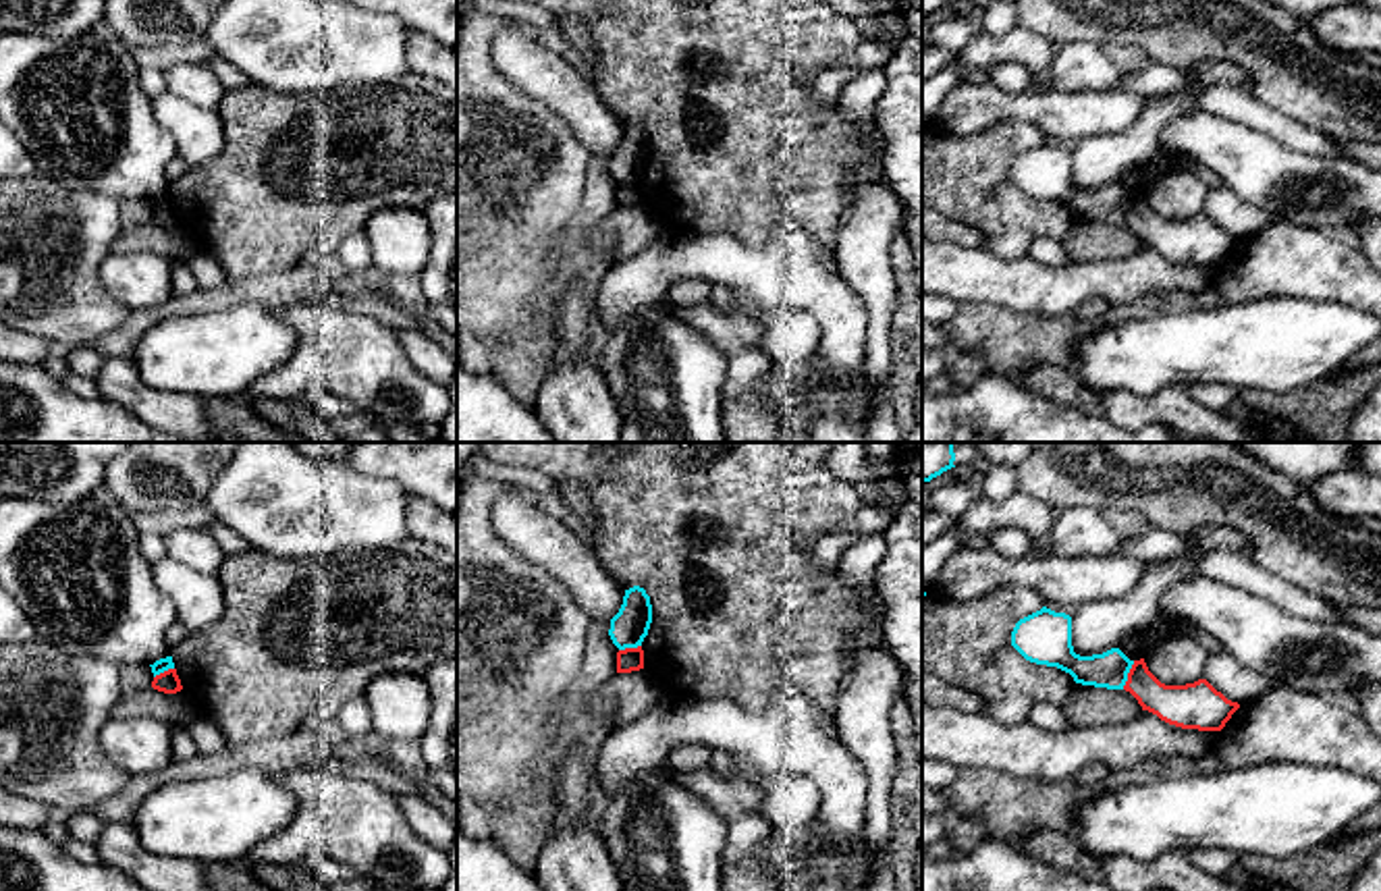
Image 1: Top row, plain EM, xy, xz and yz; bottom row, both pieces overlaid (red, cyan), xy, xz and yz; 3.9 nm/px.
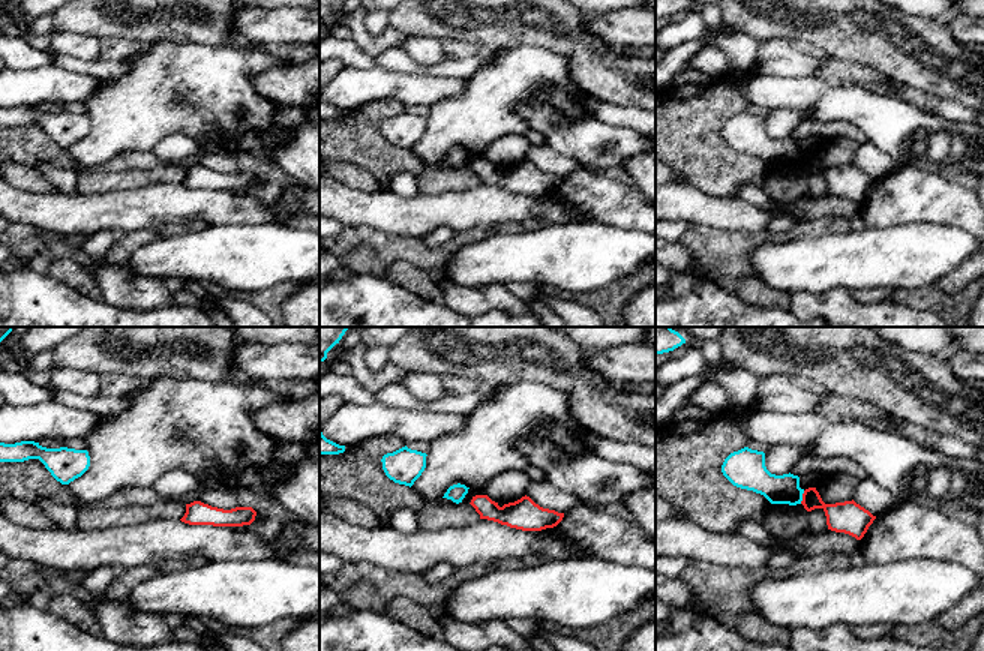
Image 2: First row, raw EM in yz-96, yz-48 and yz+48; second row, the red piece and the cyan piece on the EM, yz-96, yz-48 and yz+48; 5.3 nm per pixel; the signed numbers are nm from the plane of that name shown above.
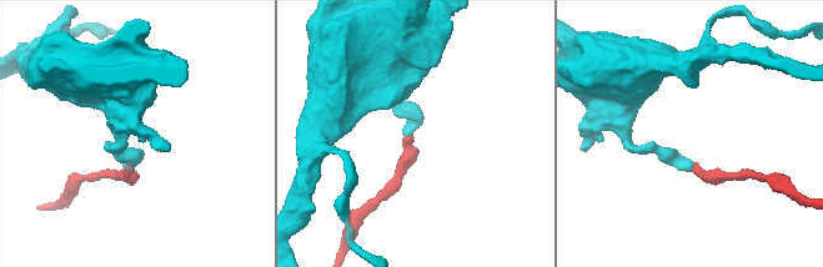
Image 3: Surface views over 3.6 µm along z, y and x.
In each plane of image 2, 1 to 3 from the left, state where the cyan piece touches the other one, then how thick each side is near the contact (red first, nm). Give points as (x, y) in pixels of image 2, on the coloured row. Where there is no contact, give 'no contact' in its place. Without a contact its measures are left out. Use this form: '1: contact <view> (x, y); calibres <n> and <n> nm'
1: no contact
2: no contact
3: contact yz+48 (803, 497); calibres 160 and 160 nm

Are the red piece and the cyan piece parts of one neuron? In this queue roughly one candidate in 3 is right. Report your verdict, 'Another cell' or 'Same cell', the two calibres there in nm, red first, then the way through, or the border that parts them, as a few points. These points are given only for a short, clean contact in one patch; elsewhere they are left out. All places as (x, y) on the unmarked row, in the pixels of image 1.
Another cell. Thickness 160 nm (red) against 140 nm. Boundary: yz (1134, 196), (1122, 223)

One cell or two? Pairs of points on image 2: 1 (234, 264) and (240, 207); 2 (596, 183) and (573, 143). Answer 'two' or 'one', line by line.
1: two
2: two

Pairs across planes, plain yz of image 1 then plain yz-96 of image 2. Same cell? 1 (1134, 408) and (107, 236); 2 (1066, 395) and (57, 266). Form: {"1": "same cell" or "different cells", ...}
{"1": "same cell", "2": "same cell"}

